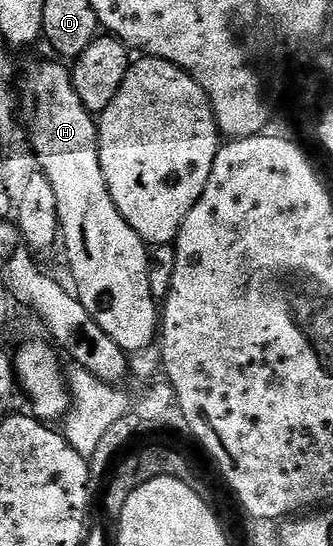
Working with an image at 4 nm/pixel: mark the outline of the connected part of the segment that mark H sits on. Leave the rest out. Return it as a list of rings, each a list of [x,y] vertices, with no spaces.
[[[35,63],[23,79],[22,98],[28,99],[25,128],[30,136],[32,151],[38,156],[42,174],[57,193],[57,209],[61,228],[62,246],[67,246],[67,259],[71,262],[71,275],[75,278],[73,290],[81,305],[89,309],[89,317],[121,345],[128,353],[142,353],[156,342],[161,327],[161,311],[149,285],[151,257],[148,244],[128,225],[117,209],[107,188],[99,160],[99,128],[91,112],[81,105],[77,89],[73,89],[70,70],[59,63]]]

